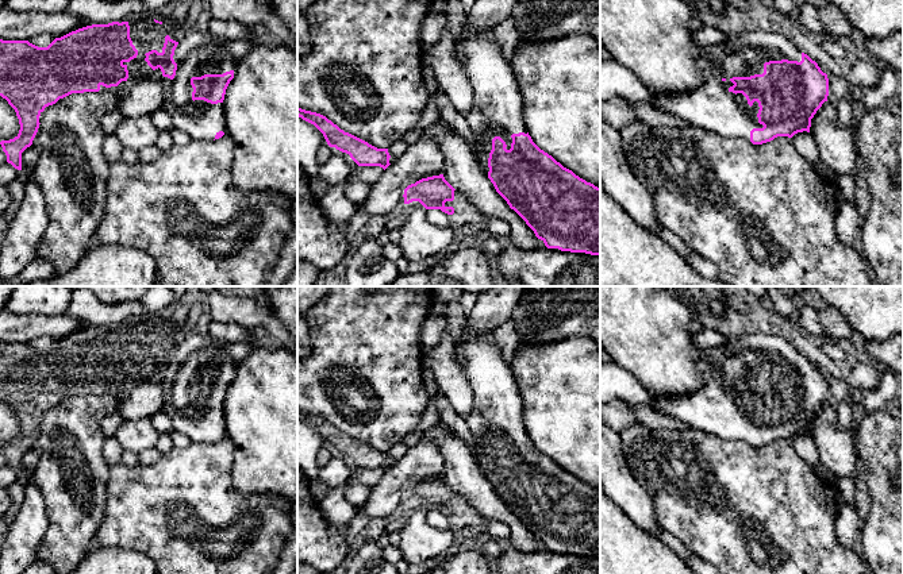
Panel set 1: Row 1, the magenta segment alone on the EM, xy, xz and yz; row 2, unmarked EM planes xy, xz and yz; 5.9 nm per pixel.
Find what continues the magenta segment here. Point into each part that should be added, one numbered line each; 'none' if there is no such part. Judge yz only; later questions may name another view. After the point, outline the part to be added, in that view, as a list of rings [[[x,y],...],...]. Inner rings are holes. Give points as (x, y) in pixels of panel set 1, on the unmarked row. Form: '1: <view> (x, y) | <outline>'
1: yz (711, 409) | [[[749,334],[735,340],[727,340],[718,347],[702,348],[695,361],[696,369],[702,375],[702,386],[691,394],[684,396],[652,396],[626,369],[615,362],[600,362],[600,402],[620,400],[633,405],[646,405],[654,411],[673,416],[683,421],[687,427],[715,435],[726,440],[743,440],[750,443],[753,431],[762,431],[758,425],[758,405],[750,409],[742,396],[729,393],[734,386],[733,380],[750,380],[764,375],[764,366],[769,363],[802,363],[802,353],[799,353],[789,340],[776,335]]]

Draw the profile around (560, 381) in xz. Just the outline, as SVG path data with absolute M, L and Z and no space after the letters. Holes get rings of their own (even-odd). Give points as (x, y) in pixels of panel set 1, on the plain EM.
M585 336L543 344L522 343L511 362L523 400L523 424L533 444L576 478L600 490L600 350Z

